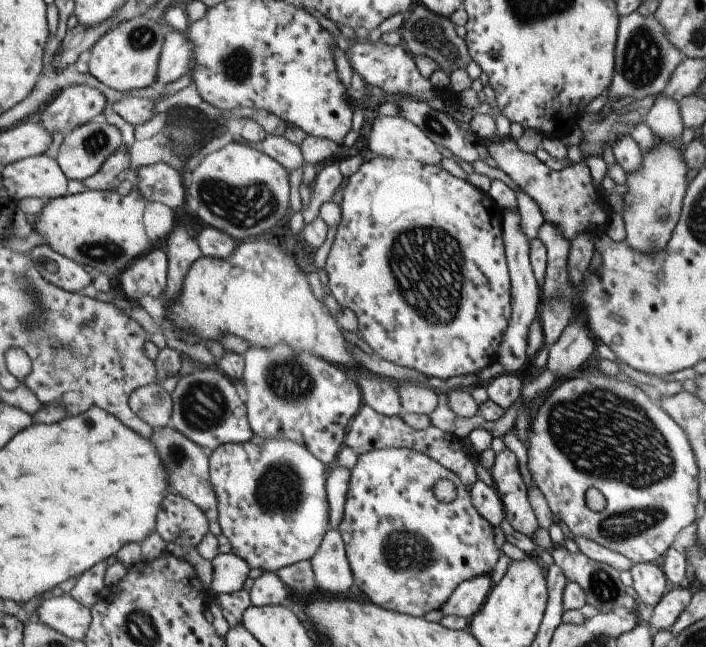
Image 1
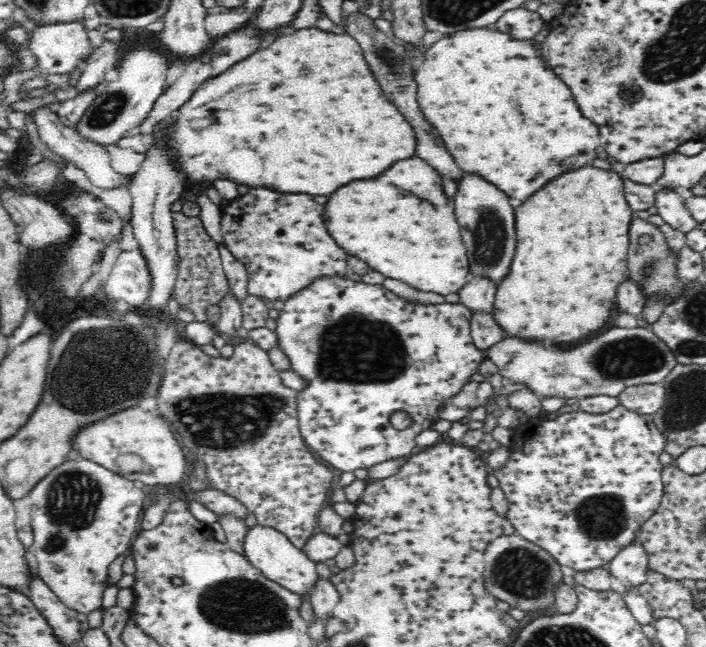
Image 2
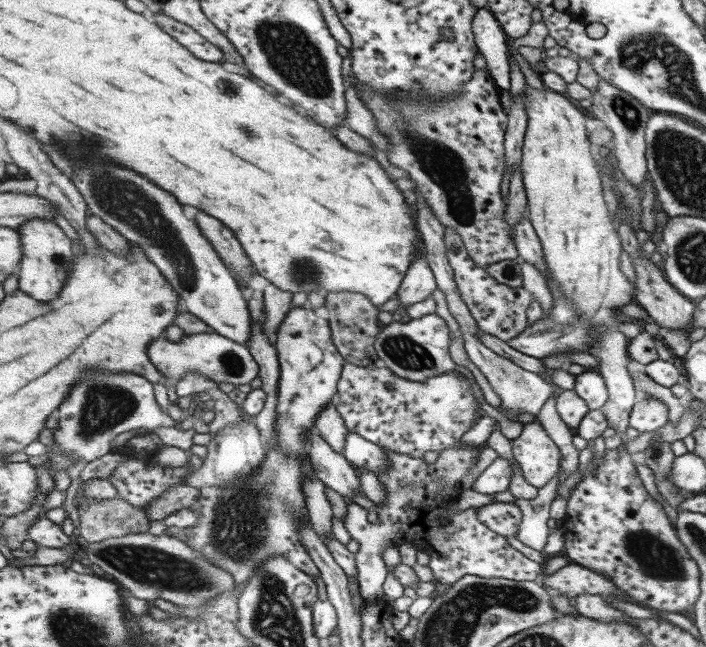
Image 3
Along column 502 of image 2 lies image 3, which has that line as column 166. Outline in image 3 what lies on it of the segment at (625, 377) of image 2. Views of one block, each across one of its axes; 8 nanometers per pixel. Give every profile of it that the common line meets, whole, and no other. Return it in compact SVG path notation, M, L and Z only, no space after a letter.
M217 333L190 334L181 342L171 342L162 337L149 345L148 354L151 362L156 364L163 375L169 379L177 379L178 382L189 373L199 373L207 375L207 378L215 381L217 385L230 383L238 387L243 384L250 385L255 378L260 377L260 364L256 362L249 348Z

